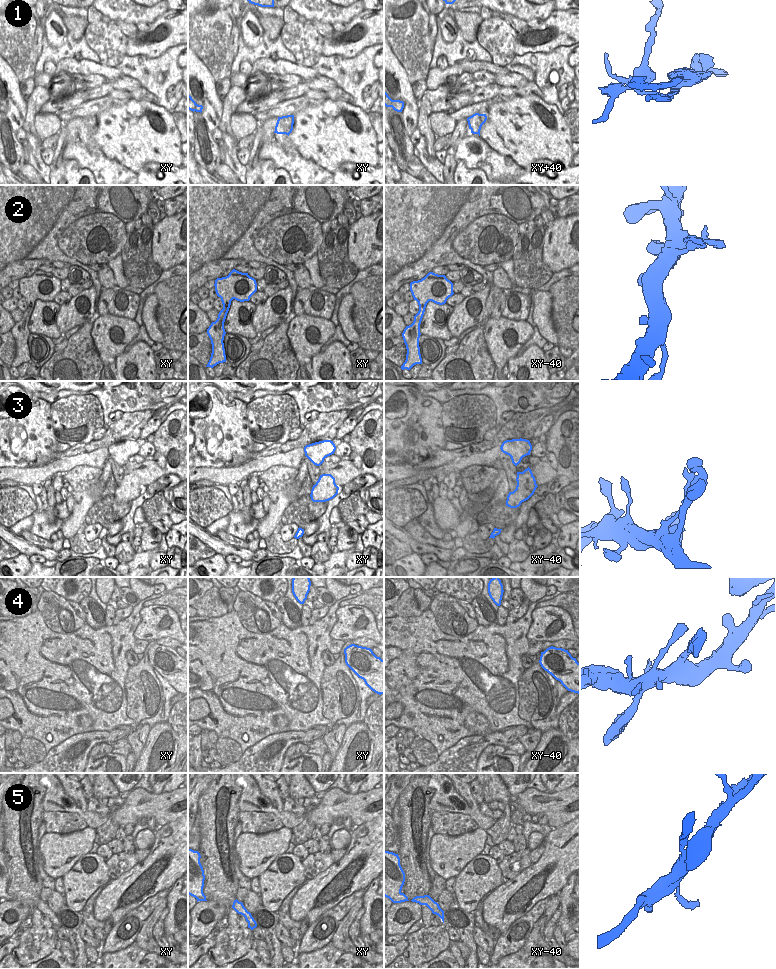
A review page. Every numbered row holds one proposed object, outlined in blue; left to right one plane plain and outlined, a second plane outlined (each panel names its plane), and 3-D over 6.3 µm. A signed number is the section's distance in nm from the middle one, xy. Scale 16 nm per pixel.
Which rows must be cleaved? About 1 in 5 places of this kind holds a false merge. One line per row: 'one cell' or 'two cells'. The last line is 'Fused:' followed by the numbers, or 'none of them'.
1: two cells
2: one cell
3: one cell
4: one cell
5: one cell
Fused: 1

